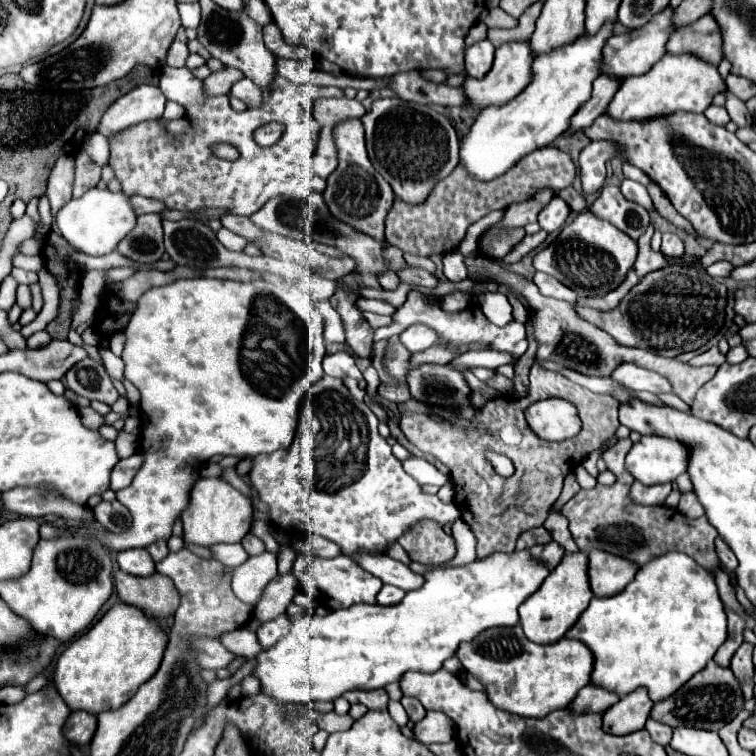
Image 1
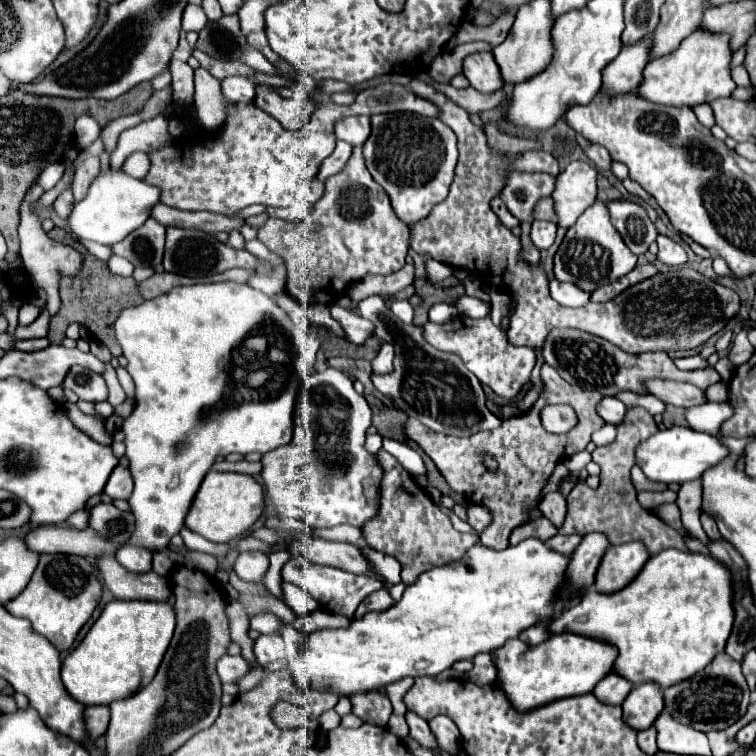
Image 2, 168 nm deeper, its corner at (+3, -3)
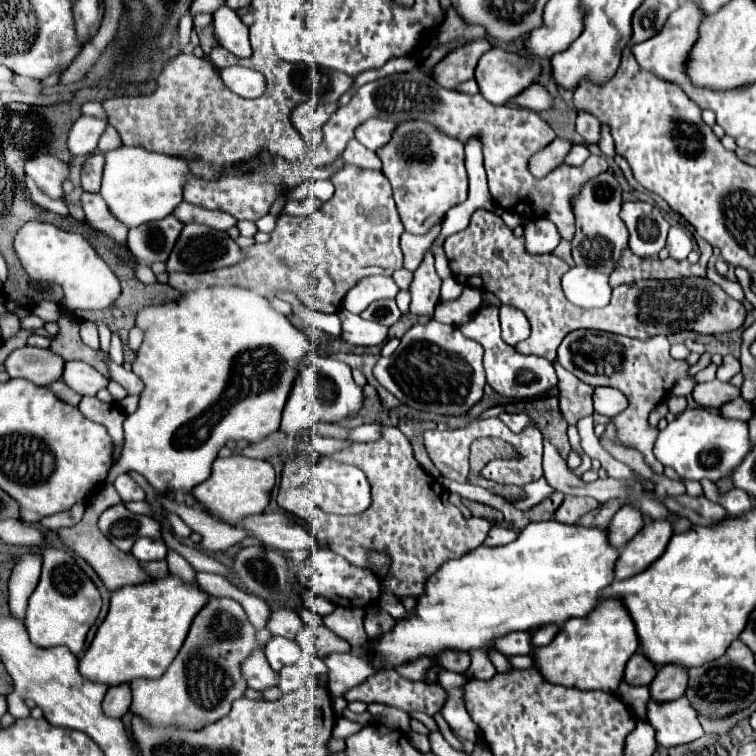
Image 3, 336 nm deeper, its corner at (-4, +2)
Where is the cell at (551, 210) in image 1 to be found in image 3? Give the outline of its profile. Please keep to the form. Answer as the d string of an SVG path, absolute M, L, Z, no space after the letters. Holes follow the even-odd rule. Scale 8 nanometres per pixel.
M533 220L523 226L523 238L525 238L525 248L531 254L549 254L557 248L559 244L559 232L549 220Z

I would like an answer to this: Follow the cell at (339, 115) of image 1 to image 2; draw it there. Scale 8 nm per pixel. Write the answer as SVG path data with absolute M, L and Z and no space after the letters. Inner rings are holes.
M360 115L360 117L348 117L336 121L336 137L350 143L350 145L364 145L364 141L370 135L370 119Z

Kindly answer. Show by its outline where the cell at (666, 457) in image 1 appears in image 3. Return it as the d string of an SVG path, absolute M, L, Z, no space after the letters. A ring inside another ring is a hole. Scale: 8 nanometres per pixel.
M687 408L673 422L667 424L665 430L659 432L655 444L655 456L663 466L675 468L675 472L689 480L711 480L717 482L727 478L739 462L749 454L751 438L747 422L723 418L719 412L709 412L705 408Z

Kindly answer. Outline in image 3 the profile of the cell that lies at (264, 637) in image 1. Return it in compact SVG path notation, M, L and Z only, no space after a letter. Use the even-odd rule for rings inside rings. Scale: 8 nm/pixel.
M275 636L265 646L265 656L267 656L271 668L275 668L275 672L279 672L283 666L297 664L297 660L301 658L301 648L293 640Z

